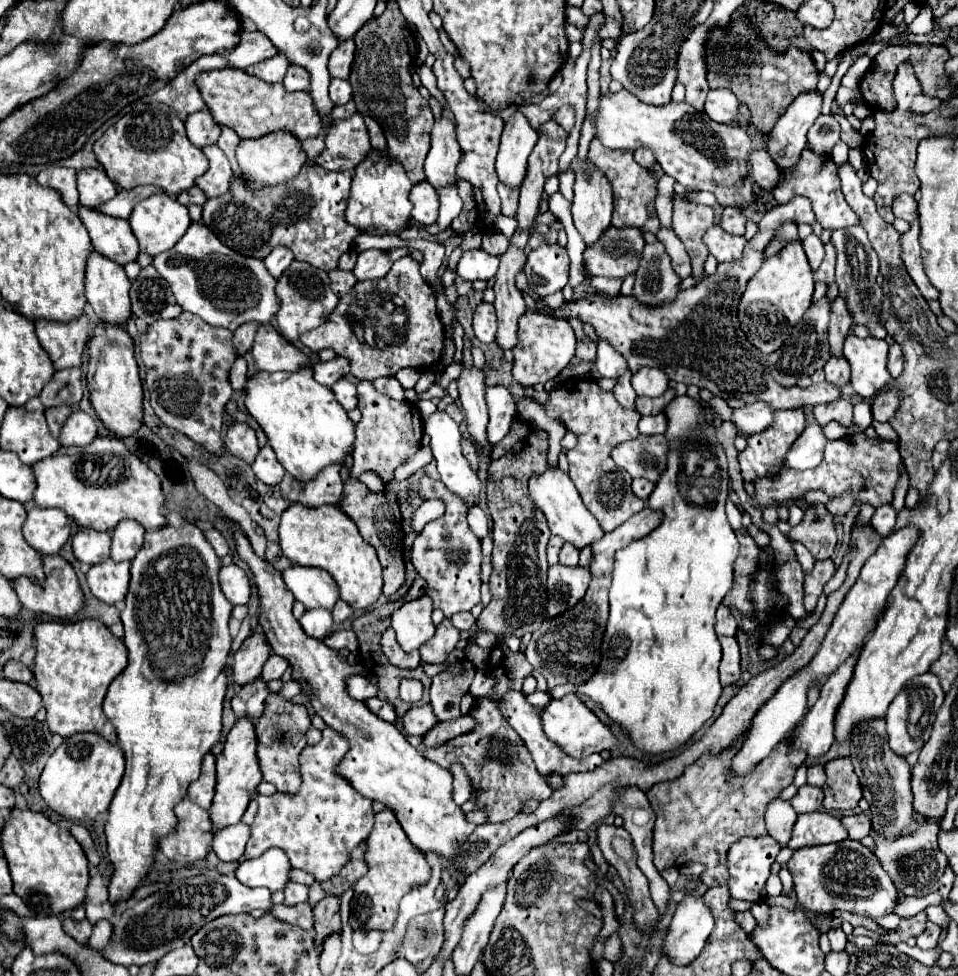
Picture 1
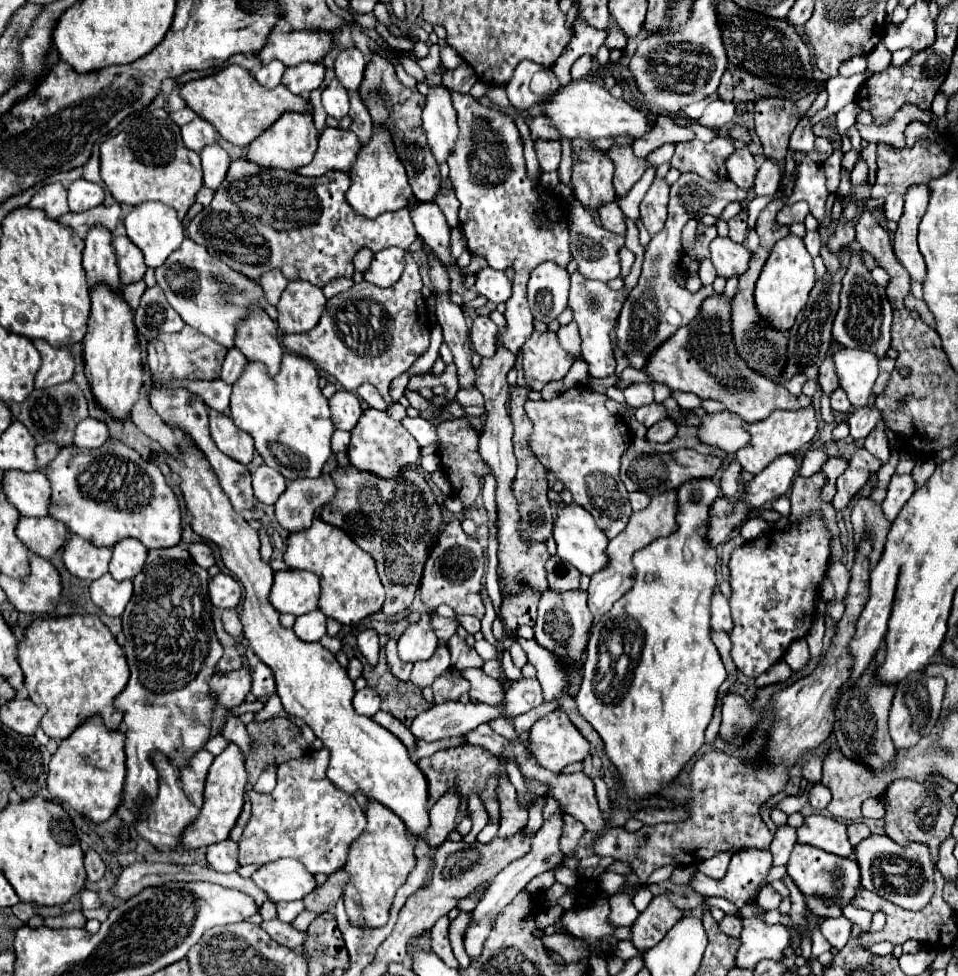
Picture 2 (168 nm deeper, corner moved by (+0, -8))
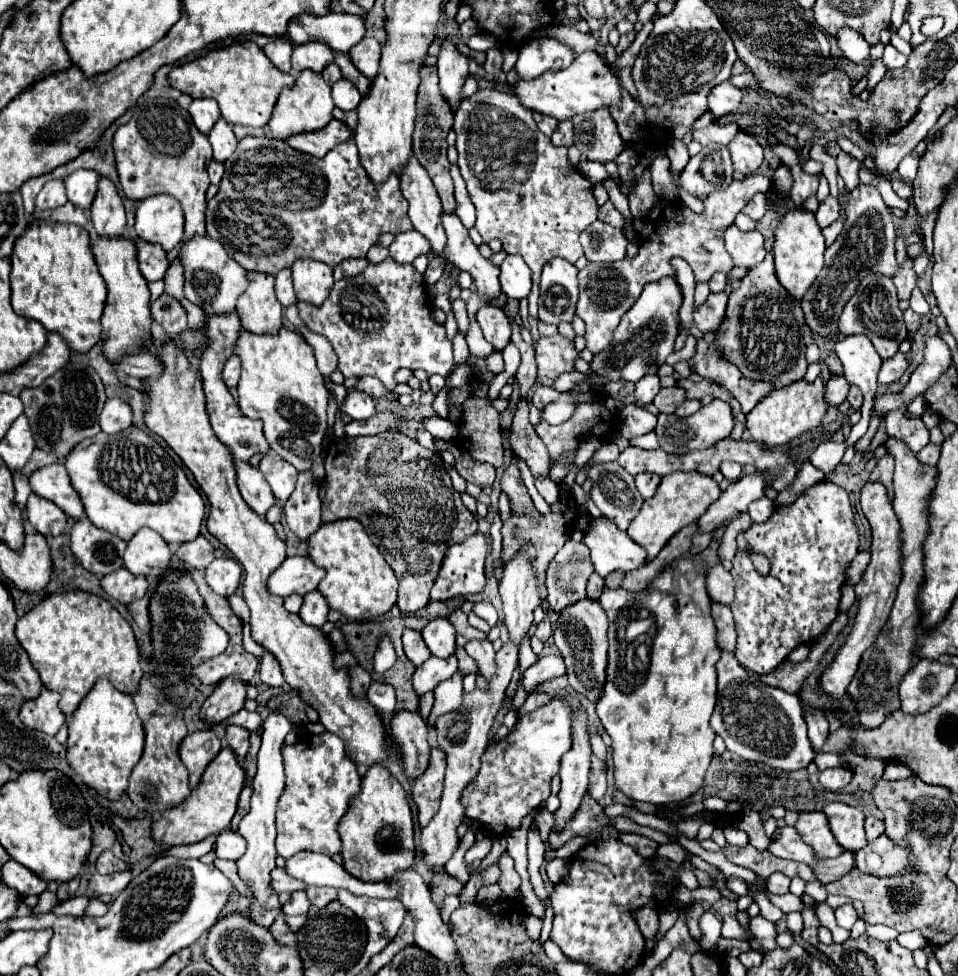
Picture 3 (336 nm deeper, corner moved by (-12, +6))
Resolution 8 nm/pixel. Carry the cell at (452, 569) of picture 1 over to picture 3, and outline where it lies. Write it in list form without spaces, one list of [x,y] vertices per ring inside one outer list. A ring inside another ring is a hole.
[[[477,533],[473,537],[469,537],[465,543],[459,543],[459,545],[453,545],[447,549],[447,555],[445,555],[445,561],[441,565],[441,571],[439,571],[439,577],[431,589],[431,599],[435,601],[449,601],[453,597],[465,597],[465,595],[473,595],[473,593],[479,593],[485,585],[485,557],[489,553],[489,547],[487,547],[487,537]]]

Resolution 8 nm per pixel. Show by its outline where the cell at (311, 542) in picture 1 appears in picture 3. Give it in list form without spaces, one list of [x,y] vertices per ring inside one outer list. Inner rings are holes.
[[[357,519],[323,523],[309,541],[309,557],[317,567],[327,571],[317,587],[319,593],[327,597],[329,607],[339,611],[343,617],[367,621],[385,615],[395,605],[399,587],[397,577]]]

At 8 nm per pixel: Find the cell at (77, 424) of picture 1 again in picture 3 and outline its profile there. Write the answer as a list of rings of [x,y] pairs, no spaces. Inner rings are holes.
[[[119,397],[107,399],[105,407],[101,411],[101,417],[99,417],[101,431],[103,433],[119,433],[119,431],[131,427],[131,419],[133,419],[131,407],[123,399],[119,399]]]

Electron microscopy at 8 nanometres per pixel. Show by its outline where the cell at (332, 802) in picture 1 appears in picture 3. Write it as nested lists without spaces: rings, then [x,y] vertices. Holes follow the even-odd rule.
[[[325,731],[319,735],[303,733],[293,745],[283,745],[283,763],[285,763],[285,791],[277,805],[277,855],[291,859],[299,851],[313,851],[335,855],[341,851],[341,839],[337,833],[337,823],[349,807],[349,799],[359,793],[361,777],[355,769],[355,763],[347,757],[343,741],[333,733]]]

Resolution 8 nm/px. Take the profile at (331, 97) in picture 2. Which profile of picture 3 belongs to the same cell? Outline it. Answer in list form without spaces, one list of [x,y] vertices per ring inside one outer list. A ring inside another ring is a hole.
[[[339,79],[337,83],[333,83],[333,101],[335,107],[343,109],[343,111],[353,111],[357,109],[359,101],[361,101],[361,93],[355,85],[351,85],[351,81],[347,79]]]

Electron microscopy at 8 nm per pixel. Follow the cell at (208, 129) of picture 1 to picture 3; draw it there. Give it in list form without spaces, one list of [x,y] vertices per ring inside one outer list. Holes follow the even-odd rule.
[[[193,99],[189,105],[189,113],[195,127],[199,127],[199,131],[203,131],[205,135],[211,131],[211,125],[215,125],[215,121],[221,117],[219,107],[213,99]]]

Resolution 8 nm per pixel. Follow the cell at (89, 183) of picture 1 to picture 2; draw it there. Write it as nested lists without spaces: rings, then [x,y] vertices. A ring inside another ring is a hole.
[[[75,181],[69,185],[69,209],[81,213],[93,209],[105,201],[105,189],[91,181]]]

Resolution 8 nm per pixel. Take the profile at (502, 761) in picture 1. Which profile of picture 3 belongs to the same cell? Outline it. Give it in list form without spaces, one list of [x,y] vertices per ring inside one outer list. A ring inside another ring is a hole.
[[[431,749],[427,771],[413,781],[411,797],[419,809],[419,827],[423,829],[439,809],[439,787],[443,785],[445,757],[441,749]]]

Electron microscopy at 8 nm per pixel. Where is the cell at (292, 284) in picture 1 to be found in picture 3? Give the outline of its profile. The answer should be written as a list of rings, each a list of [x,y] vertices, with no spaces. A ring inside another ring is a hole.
[[[297,259],[291,267],[295,293],[299,301],[309,301],[313,305],[321,305],[331,291],[333,271],[329,265],[323,265],[315,259]]]

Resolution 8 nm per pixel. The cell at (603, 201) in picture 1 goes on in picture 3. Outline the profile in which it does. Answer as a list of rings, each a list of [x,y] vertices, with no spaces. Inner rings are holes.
[[[607,107],[573,117],[575,145],[583,157],[599,163],[615,161],[623,151],[623,139],[617,133],[617,125]]]

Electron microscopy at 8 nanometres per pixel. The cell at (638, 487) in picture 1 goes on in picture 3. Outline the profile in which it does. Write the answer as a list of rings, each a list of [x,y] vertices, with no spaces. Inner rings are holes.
[[[641,473],[641,475],[635,475],[635,485],[639,489],[639,493],[645,497],[645,499],[651,499],[657,491],[661,483],[661,477],[655,475],[655,473]]]

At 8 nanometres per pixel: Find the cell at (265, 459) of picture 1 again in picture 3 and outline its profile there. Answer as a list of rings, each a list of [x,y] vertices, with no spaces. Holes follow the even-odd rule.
[[[267,453],[257,467],[263,477],[267,479],[267,483],[273,489],[273,495],[277,501],[285,503],[289,499],[289,495],[295,489],[297,483],[297,469],[293,465],[287,465],[287,461],[283,461],[279,455],[275,453]]]

